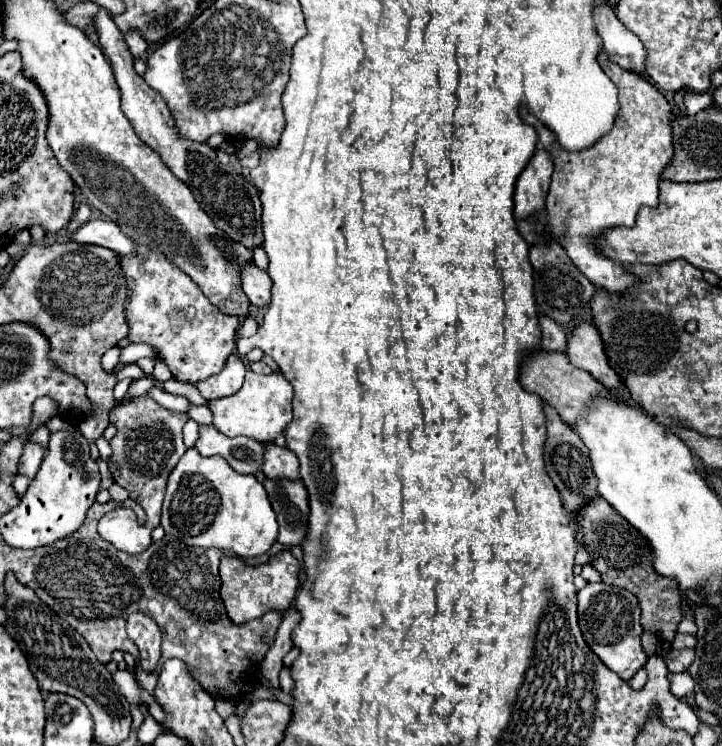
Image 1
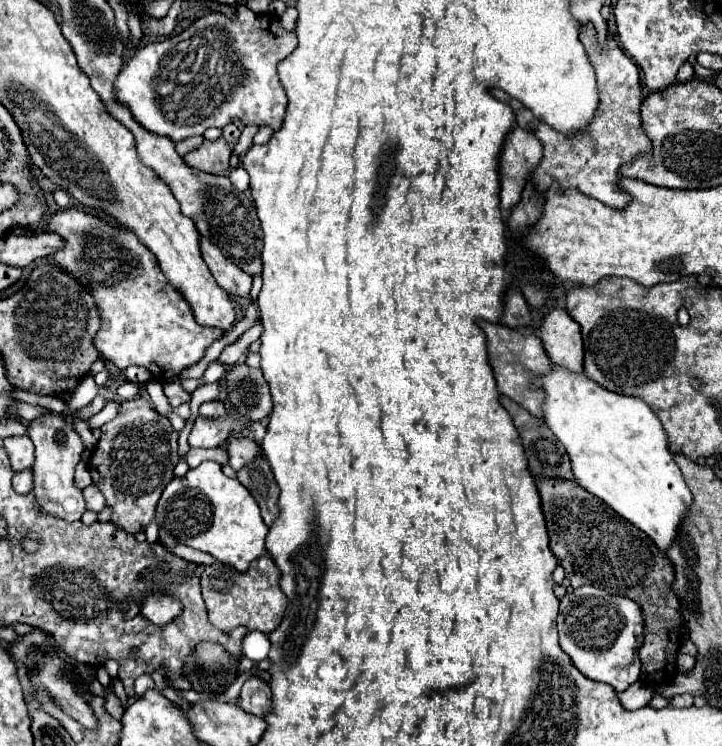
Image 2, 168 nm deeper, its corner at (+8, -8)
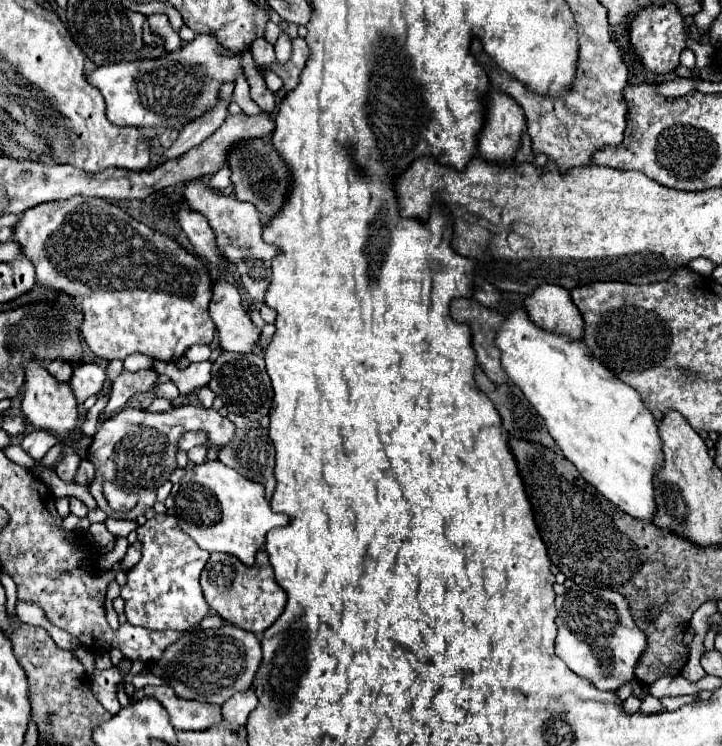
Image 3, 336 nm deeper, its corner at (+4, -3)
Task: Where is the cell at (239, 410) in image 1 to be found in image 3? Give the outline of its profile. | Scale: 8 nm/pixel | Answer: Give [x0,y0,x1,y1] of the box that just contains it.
[179,431,207,451]

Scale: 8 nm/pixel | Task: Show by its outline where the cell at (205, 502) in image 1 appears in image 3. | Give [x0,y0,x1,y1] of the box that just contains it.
[167,461,289,565]

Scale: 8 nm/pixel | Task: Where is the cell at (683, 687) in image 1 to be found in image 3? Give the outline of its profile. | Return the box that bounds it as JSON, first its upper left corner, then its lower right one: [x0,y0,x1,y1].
[641,695,663,715]

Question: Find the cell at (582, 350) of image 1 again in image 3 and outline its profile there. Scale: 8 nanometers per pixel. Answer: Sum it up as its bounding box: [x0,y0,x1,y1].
[525,287,583,339]

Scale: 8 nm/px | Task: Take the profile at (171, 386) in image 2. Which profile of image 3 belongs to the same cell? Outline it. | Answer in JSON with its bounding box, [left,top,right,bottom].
[153,381,179,399]

